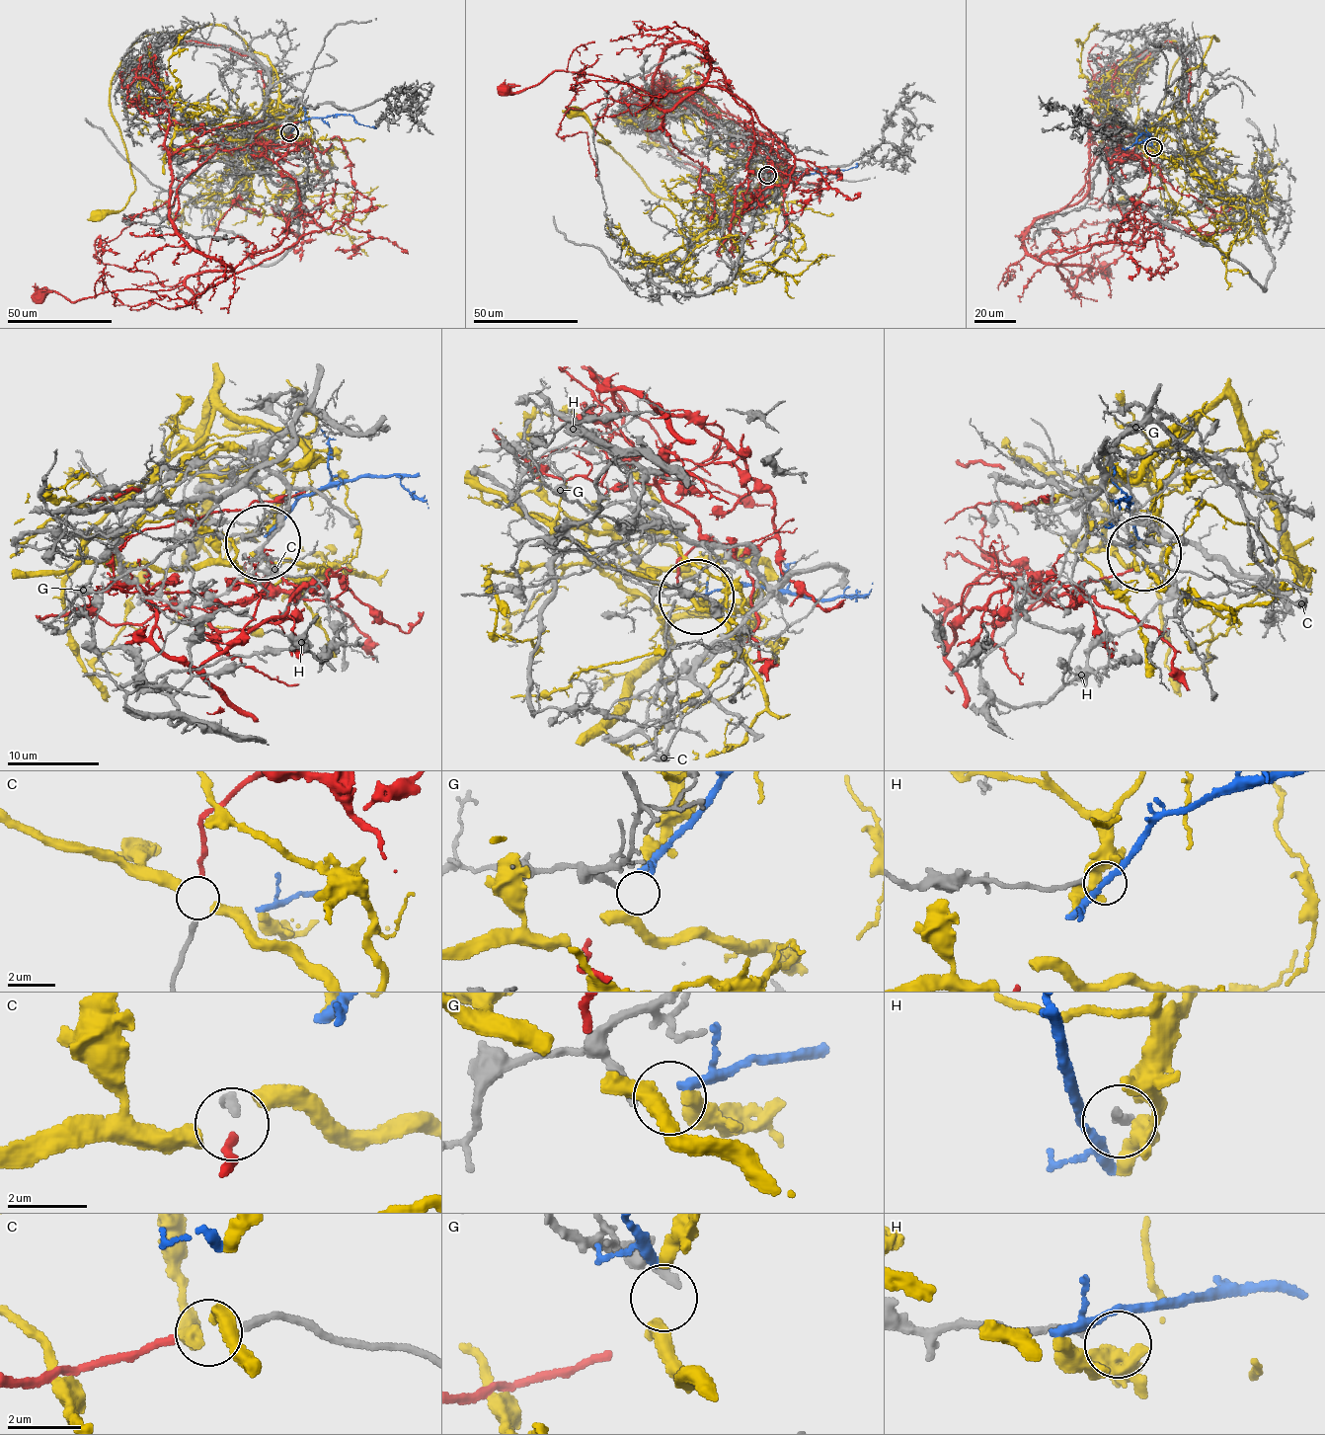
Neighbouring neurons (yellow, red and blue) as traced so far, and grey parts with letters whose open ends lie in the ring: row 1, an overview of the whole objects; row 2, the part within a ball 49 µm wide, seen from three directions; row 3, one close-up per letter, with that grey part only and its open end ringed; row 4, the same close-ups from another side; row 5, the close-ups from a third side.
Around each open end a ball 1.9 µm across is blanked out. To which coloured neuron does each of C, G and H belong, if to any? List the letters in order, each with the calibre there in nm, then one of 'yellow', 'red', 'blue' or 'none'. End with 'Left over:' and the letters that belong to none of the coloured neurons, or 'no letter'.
C: 200 nm thick; red
G: 200 nm thick; none
H: 160 nm thick; none
Left over: G, H

